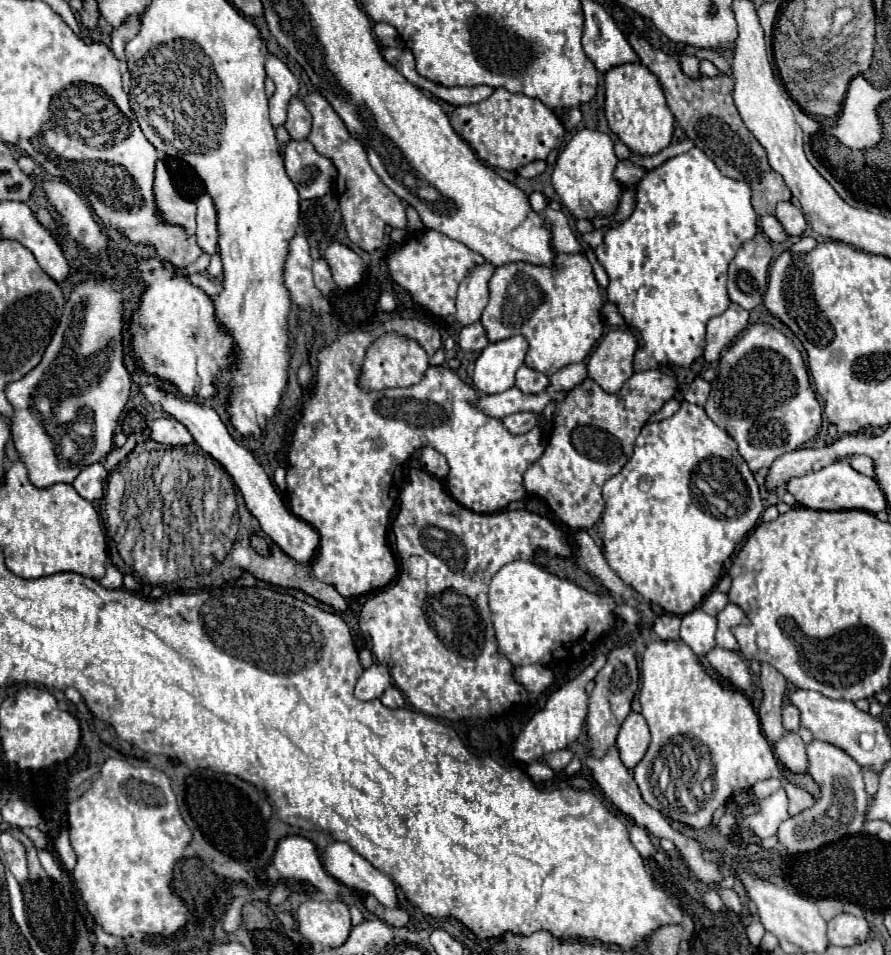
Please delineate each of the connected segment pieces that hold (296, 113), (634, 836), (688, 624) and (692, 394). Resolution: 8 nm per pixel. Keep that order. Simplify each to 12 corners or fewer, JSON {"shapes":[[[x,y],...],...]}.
{"shapes":[[[294,96],[288,104],[286,130],[292,140],[304,140],[312,116]],[[642,826],[630,828],[630,840],[644,860],[654,858],[648,832]],[[696,608],[682,616],[680,640],[698,656],[716,646],[716,618]],[[696,378],[684,392],[684,400],[704,406],[710,384]]]}

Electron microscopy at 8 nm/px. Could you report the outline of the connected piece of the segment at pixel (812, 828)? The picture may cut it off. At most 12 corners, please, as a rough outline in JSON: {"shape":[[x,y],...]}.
{"shape":[[810,742],[812,808],[776,836],[788,856],[858,834],[868,808],[862,768]]}

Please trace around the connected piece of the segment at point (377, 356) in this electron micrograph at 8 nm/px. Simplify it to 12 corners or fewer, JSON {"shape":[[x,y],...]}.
{"shape":[[386,332],[368,348],[358,384],[366,392],[418,384],[430,356]]}

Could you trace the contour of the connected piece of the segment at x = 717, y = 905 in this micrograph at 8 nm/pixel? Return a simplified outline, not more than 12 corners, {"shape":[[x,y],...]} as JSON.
{"shape":[[716,890],[704,894],[704,904],[712,912],[724,910],[724,900]]}

